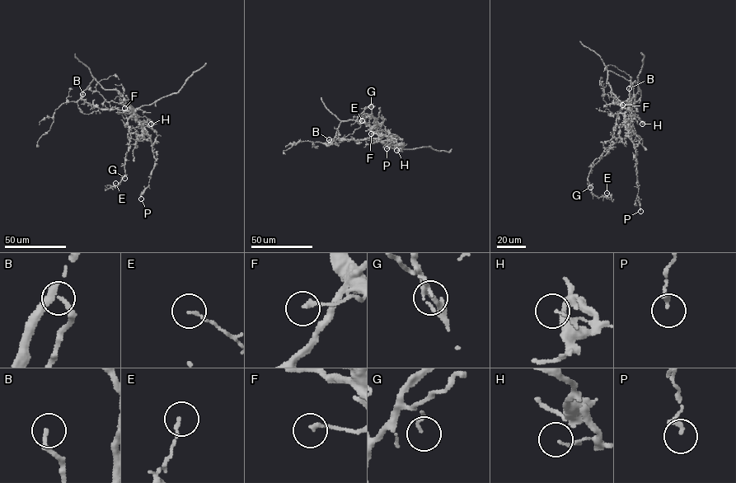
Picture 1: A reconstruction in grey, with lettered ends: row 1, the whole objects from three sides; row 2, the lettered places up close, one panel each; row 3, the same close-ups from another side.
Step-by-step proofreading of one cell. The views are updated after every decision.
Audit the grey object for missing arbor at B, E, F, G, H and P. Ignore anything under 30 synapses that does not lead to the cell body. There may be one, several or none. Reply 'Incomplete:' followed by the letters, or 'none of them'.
Incomplete: none of them

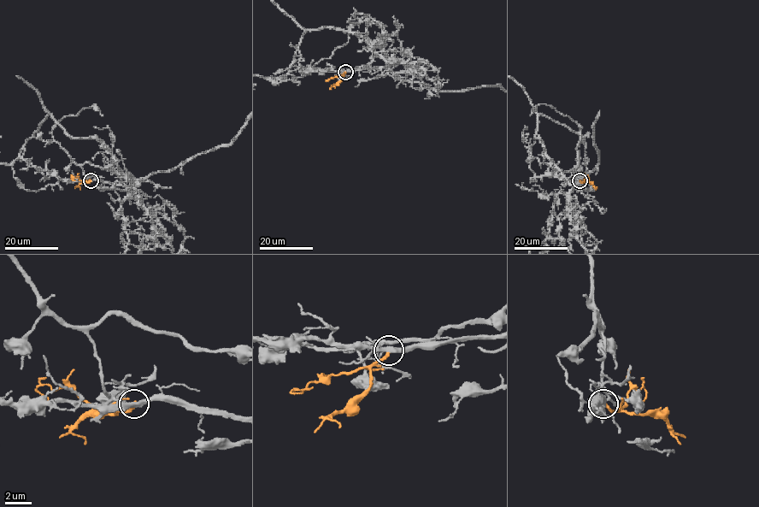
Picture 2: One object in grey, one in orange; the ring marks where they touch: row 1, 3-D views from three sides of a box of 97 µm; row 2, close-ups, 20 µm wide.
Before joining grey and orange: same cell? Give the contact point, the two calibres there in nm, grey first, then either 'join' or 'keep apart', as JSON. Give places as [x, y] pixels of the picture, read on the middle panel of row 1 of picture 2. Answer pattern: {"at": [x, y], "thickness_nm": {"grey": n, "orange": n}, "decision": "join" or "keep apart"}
{"at": [345, 72], "thickness_nm": {"grey": 360, "orange": 240}, "decision": "keep apart"}

